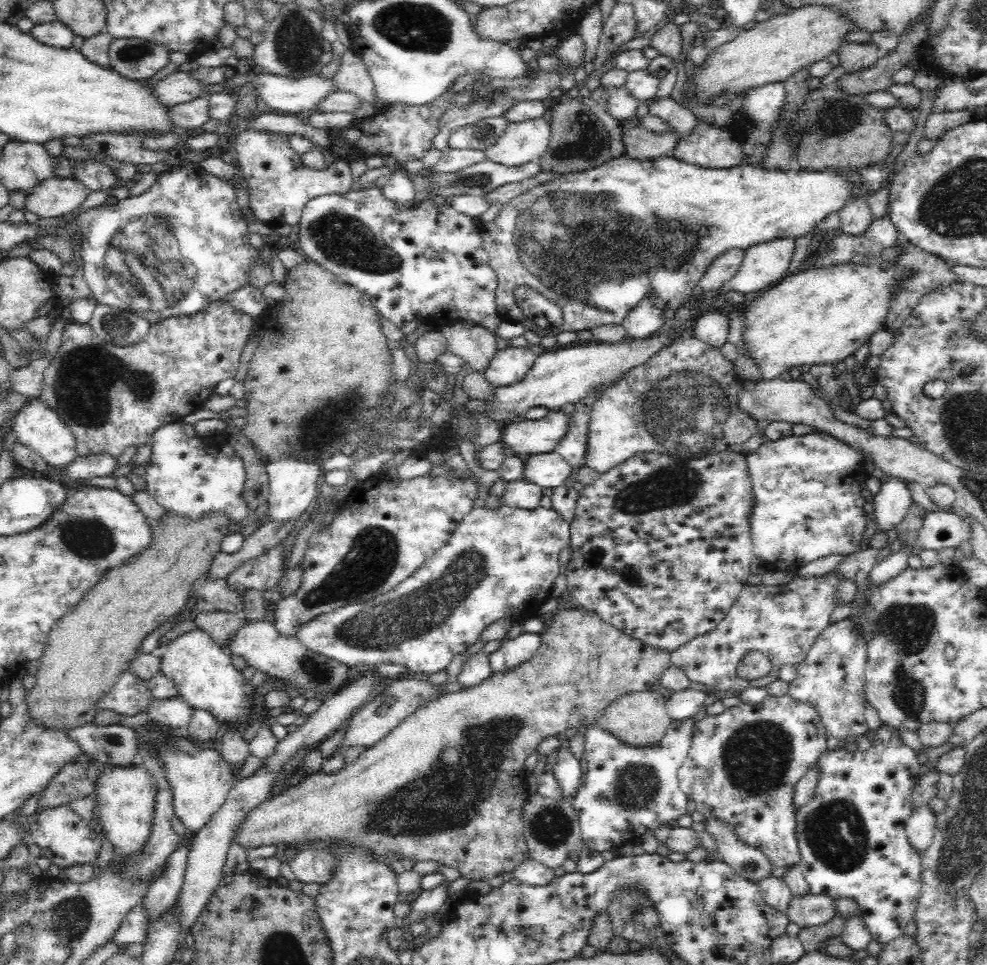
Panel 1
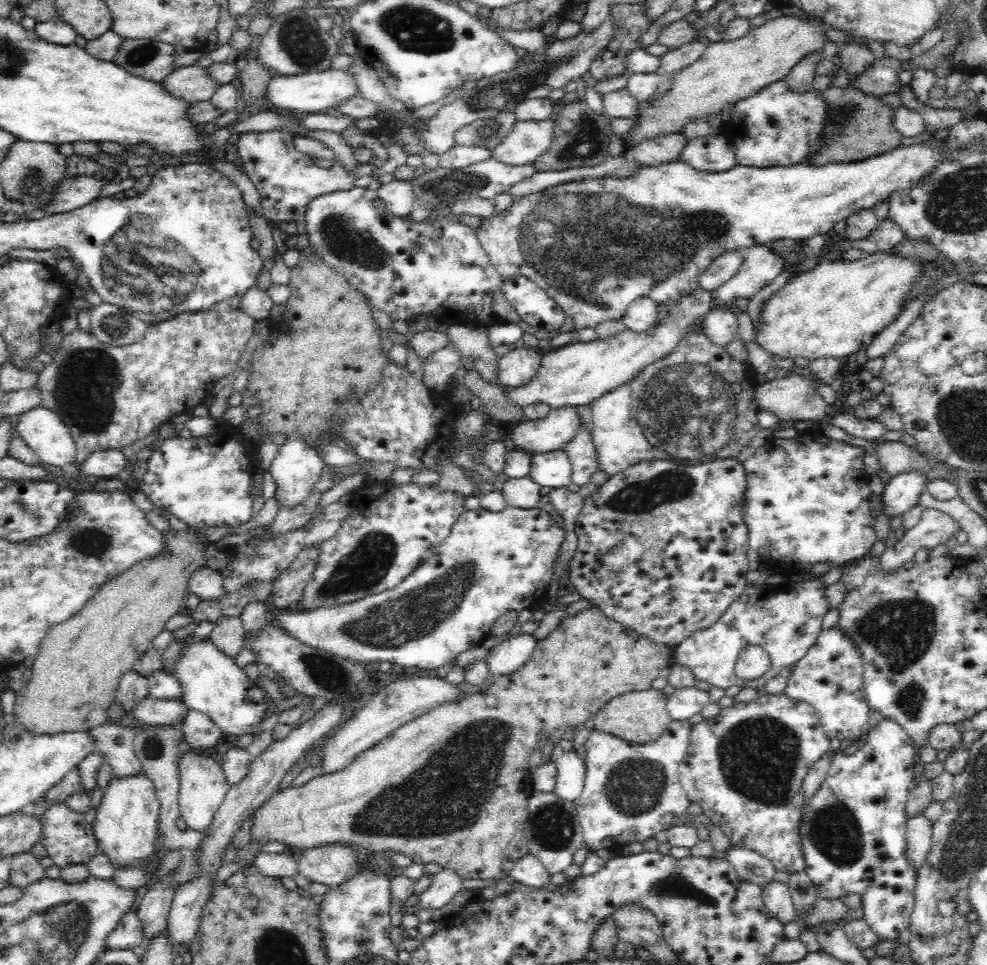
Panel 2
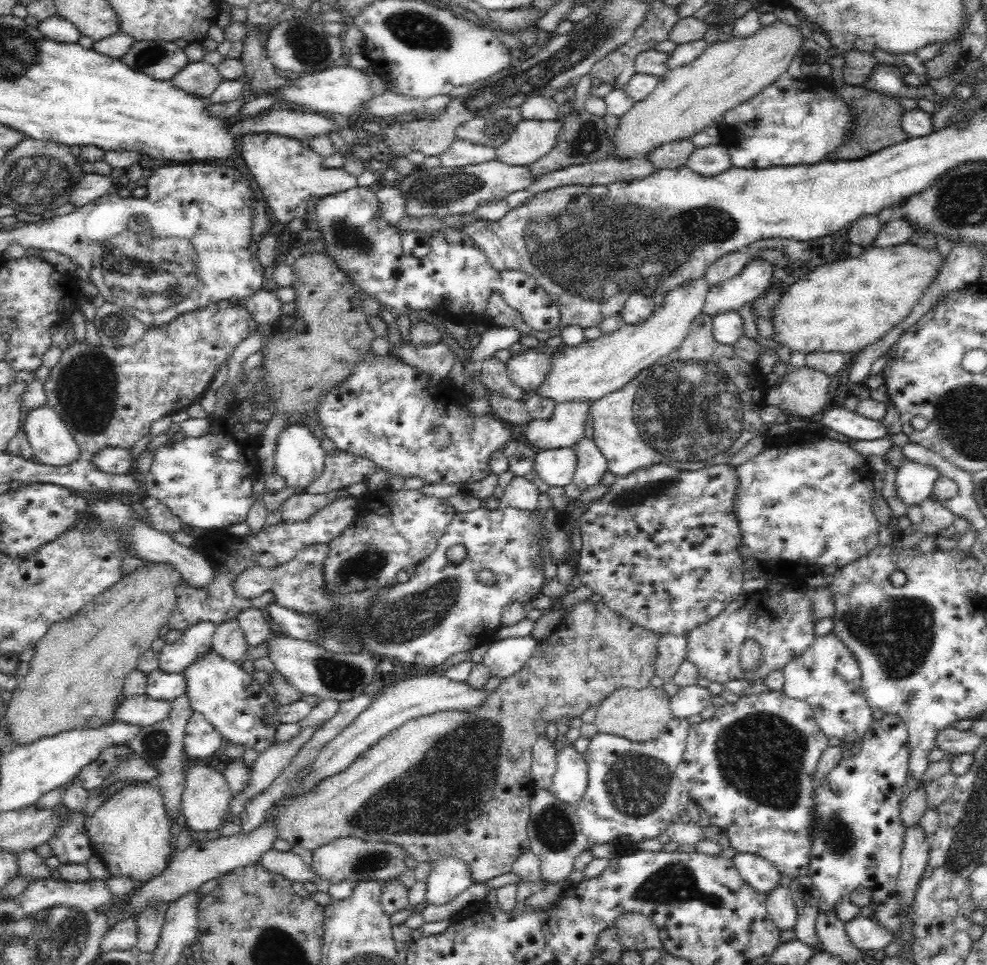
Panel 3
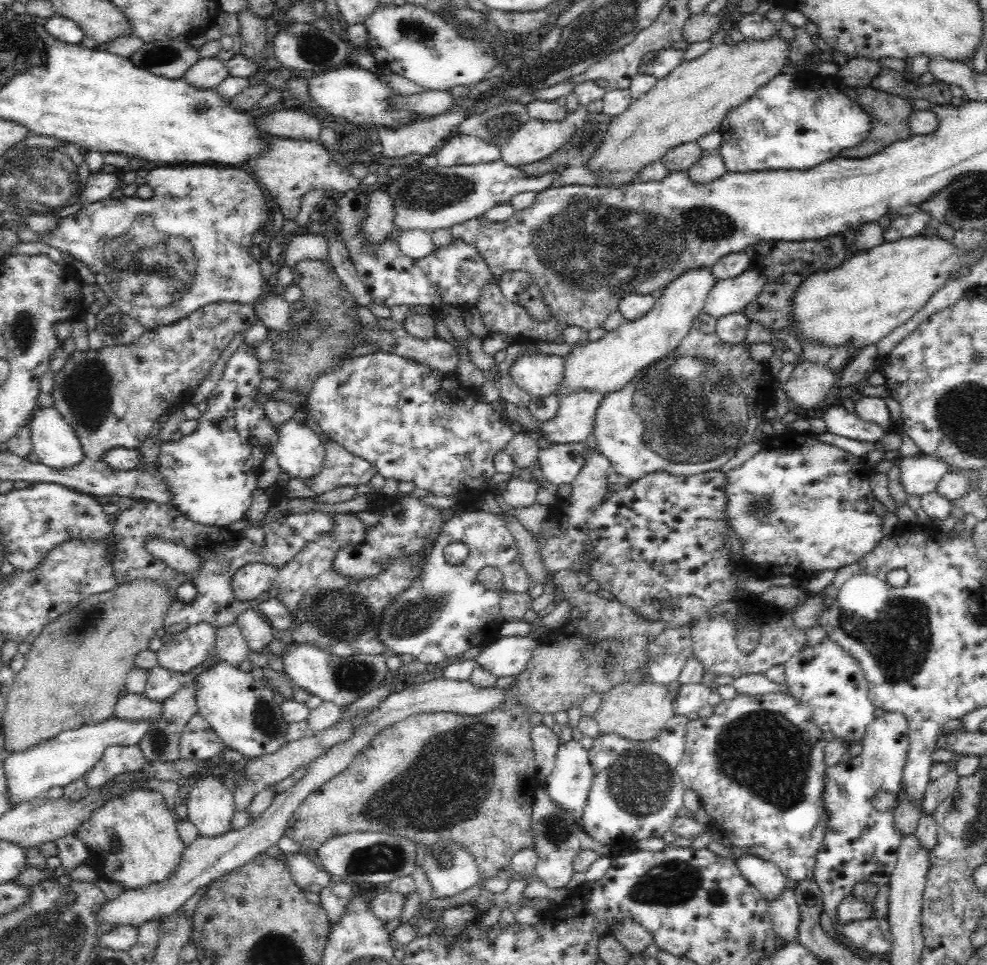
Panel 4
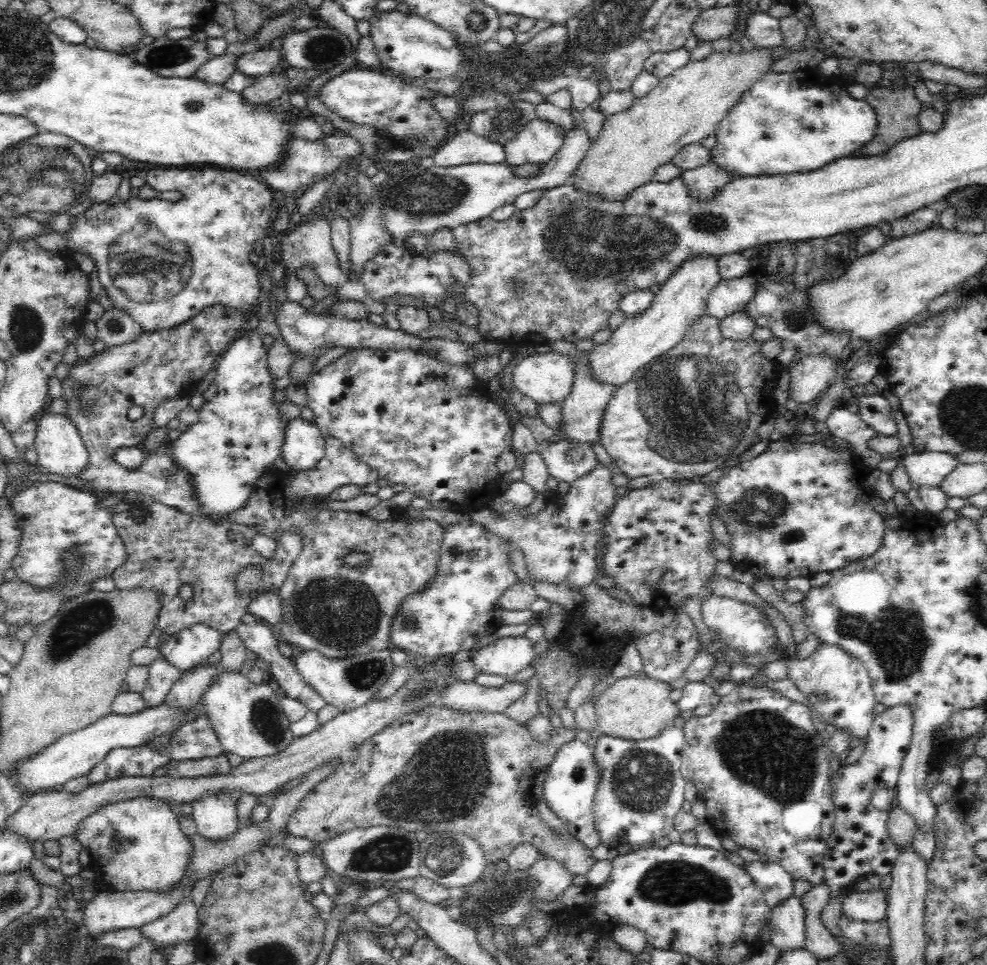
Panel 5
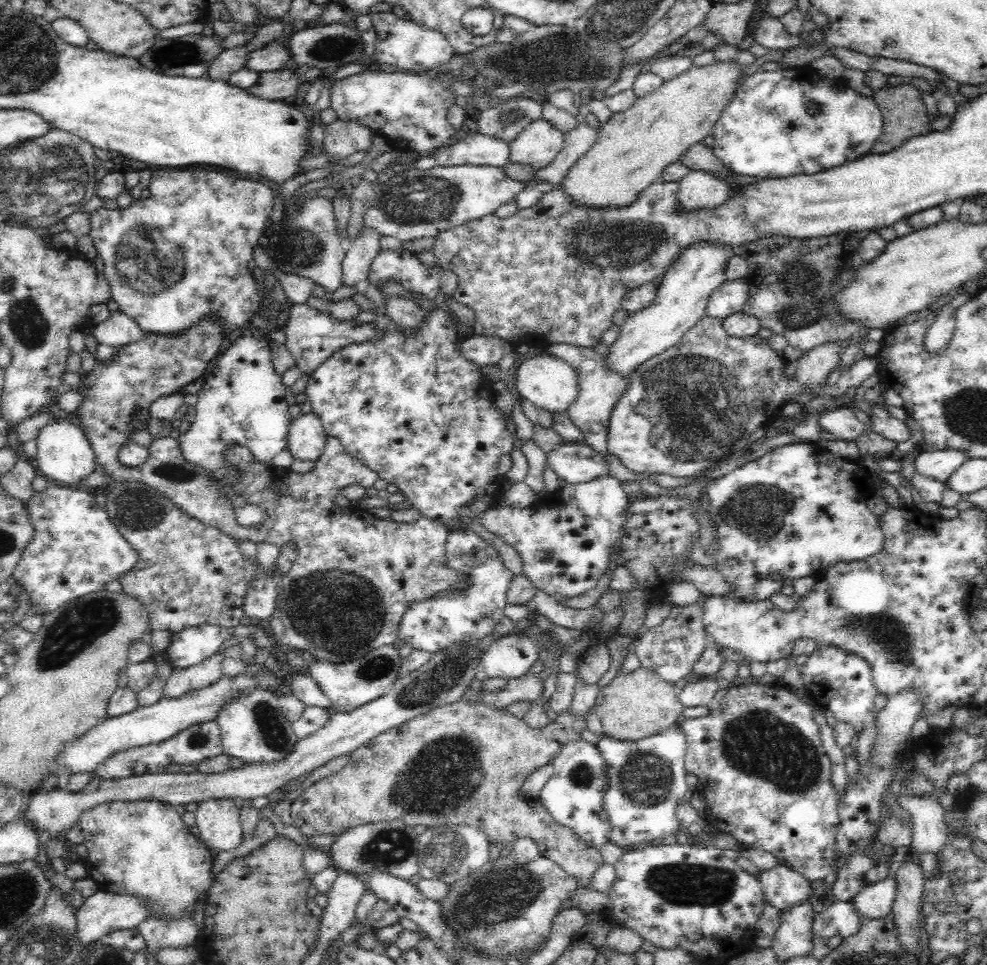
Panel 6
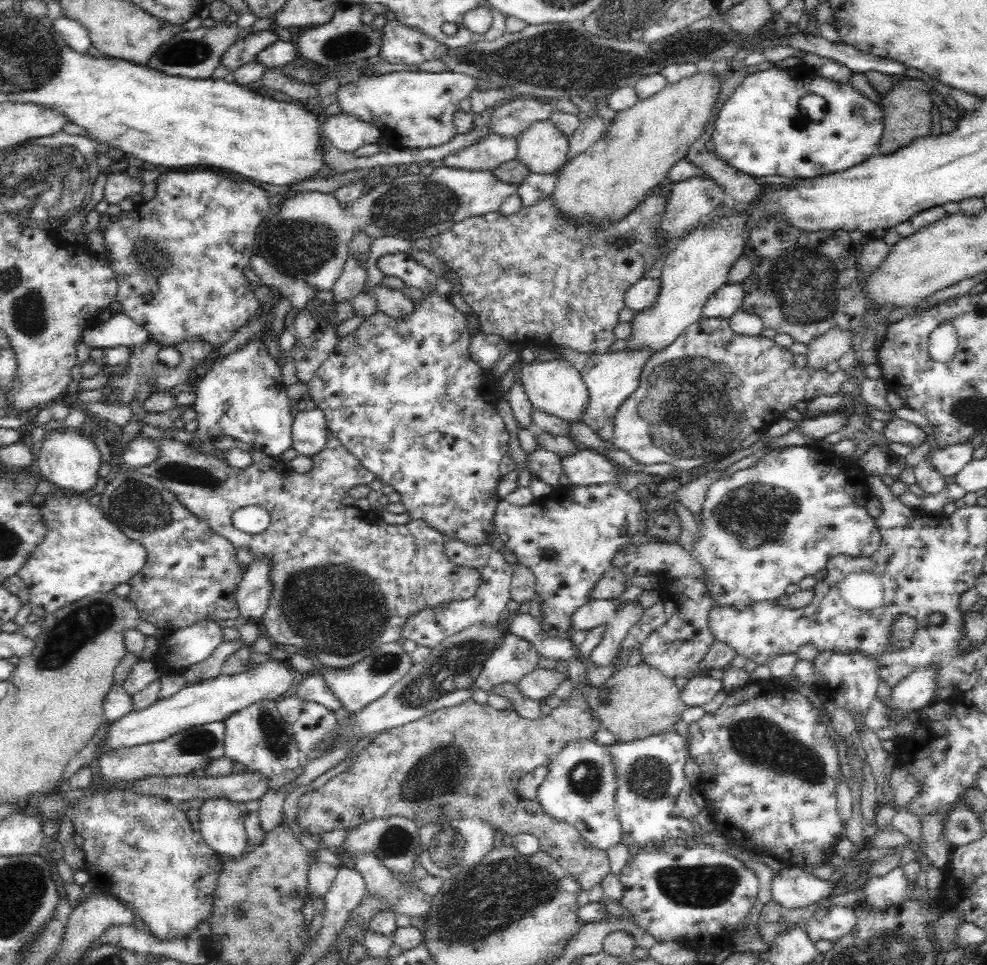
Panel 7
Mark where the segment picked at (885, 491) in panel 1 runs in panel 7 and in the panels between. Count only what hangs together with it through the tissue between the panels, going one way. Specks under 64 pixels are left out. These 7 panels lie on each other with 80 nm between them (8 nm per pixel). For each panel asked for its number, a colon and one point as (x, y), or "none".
2: (900, 494)
3: (913, 482)
4: (920, 475)
5: (928, 469)
6: (939, 464)
7: (948, 461)

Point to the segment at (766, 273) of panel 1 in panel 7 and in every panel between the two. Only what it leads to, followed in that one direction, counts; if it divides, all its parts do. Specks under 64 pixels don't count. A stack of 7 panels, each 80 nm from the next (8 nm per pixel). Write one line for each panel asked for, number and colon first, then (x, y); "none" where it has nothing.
2: (760, 266)
3: (749, 284)
4: (728, 295)
5: (732, 295)
6: (730, 297)
7: (728, 299)

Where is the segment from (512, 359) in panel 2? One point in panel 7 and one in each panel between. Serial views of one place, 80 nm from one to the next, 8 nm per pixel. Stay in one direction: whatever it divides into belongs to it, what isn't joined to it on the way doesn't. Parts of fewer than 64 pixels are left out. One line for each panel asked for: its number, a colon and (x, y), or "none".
3: (527, 368)
4: (539, 374)
5: (546, 377)
6: (549, 382)
7: (554, 386)

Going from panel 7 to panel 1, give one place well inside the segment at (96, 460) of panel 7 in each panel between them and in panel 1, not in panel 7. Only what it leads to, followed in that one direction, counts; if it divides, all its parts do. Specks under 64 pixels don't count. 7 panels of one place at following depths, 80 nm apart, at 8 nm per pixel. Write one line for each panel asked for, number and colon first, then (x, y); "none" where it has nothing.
1: (37, 426)
2: (41, 429)
3: (52, 442)
4: (53, 440)
5: (60, 449)
6: (63, 453)

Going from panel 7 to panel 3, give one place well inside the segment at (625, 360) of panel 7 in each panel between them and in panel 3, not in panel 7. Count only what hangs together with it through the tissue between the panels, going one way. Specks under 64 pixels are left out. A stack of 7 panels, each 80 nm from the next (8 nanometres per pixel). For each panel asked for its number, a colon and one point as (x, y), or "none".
3: (565, 427)
4: (573, 421)
5: (581, 412)
6: (599, 387)

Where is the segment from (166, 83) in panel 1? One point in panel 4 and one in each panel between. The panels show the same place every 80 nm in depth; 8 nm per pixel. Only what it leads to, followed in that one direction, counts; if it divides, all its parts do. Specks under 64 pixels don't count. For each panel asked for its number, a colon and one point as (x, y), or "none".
2: (189, 84)
3: (198, 79)
4: (208, 74)

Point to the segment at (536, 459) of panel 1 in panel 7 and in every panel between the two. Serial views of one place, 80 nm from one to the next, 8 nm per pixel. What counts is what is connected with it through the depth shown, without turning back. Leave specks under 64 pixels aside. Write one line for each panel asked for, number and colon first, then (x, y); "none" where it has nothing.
2: (552, 468)
3: (555, 467)
4: (559, 463)
5: (566, 460)
6: (577, 461)
7: (587, 467)

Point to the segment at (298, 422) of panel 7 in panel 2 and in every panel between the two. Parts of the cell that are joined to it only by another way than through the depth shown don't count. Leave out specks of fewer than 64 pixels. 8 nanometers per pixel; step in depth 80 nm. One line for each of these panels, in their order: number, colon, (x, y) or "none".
2: (297, 467)
3: (299, 460)
4: (300, 453)
5: (304, 445)
6: (306, 439)

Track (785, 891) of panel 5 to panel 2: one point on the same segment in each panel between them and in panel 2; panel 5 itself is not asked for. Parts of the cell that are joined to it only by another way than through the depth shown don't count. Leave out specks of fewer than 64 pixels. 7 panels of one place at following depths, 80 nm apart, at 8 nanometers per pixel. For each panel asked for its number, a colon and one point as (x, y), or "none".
2: (751, 866)
3: (761, 874)
4: (766, 877)

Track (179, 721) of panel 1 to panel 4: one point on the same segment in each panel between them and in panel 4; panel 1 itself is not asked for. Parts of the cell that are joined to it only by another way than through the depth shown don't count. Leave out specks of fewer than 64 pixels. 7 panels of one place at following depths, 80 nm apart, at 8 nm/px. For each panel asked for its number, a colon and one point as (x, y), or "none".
2: (150, 712)
3: (141, 710)
4: (134, 707)

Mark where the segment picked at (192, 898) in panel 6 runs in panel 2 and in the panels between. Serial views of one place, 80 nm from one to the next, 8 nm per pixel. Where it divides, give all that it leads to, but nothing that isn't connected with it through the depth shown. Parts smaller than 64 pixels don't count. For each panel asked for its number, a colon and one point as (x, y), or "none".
2: (126, 819)
3: (130, 831)
4: (133, 838)
5: (137, 844)

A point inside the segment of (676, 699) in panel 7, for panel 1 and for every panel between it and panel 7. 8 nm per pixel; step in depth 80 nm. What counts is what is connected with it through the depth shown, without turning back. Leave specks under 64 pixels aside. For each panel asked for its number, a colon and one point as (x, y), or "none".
1: (641, 719)
2: (641, 716)
3: (641, 715)
4: (639, 712)
5: (632, 708)
6: (638, 705)

